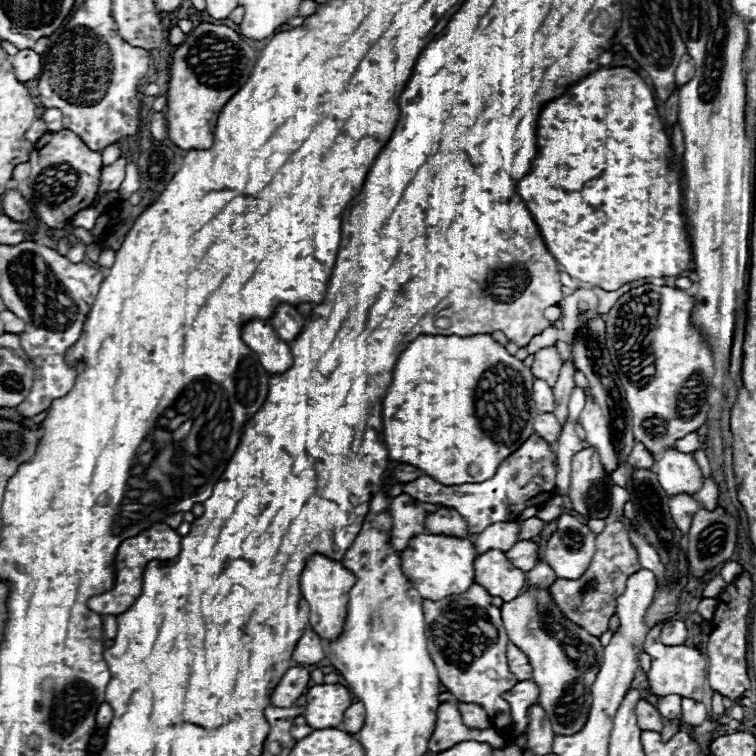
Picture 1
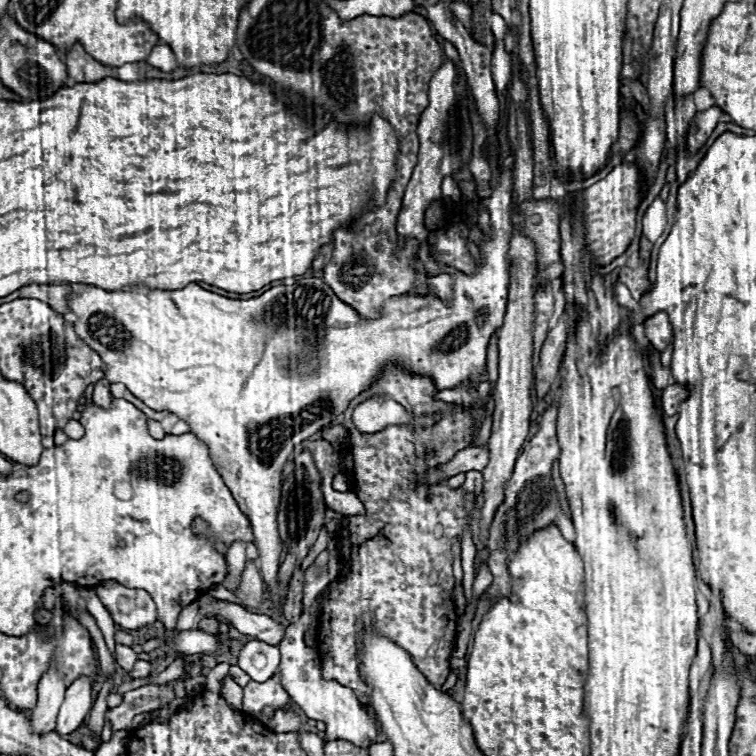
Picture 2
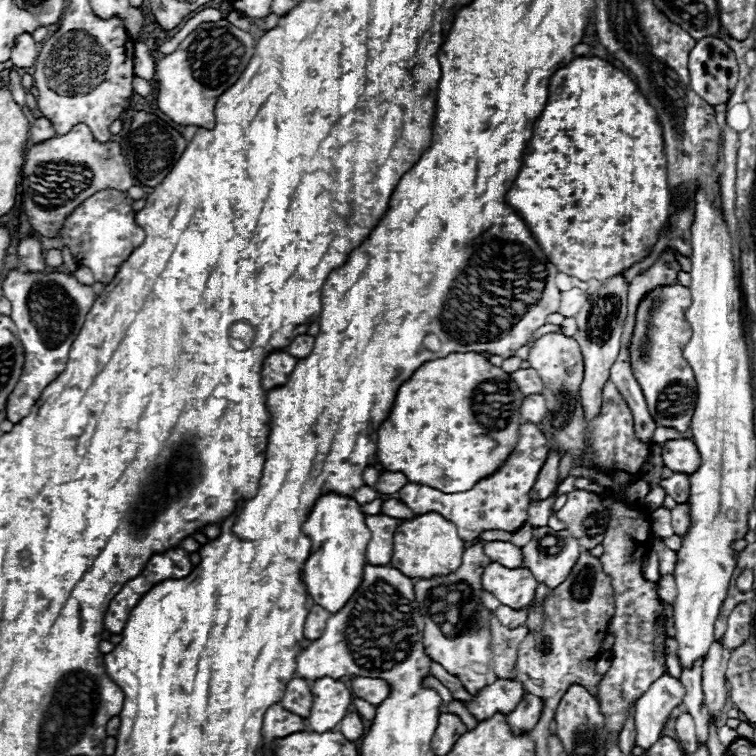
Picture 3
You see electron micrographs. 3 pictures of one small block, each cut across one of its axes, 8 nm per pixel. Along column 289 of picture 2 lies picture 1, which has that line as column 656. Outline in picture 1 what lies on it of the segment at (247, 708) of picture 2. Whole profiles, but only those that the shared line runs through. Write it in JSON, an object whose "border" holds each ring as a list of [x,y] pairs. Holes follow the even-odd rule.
{"border":[[[668,694],[668,696],[656,696],[656,700],[658,700],[656,708],[658,708],[662,718],[670,720],[670,718],[676,718],[680,714],[680,702],[682,702],[680,696]]]}

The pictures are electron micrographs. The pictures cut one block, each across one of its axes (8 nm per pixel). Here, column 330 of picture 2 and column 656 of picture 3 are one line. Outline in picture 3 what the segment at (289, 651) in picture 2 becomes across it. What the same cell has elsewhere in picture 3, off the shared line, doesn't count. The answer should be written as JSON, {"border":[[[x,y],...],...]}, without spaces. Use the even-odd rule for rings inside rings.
{"border":[[[672,676],[658,678],[636,702],[636,746],[648,750],[662,734],[672,710],[682,704],[684,686]]]}

